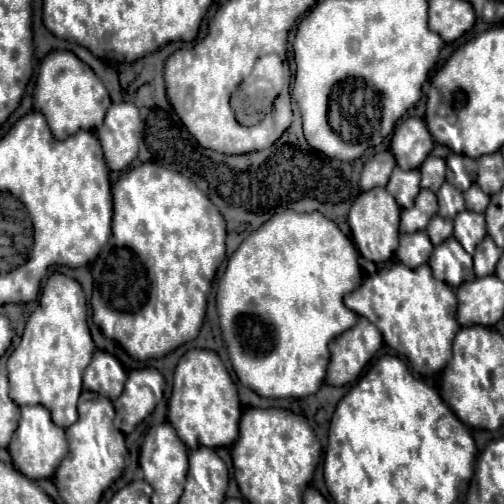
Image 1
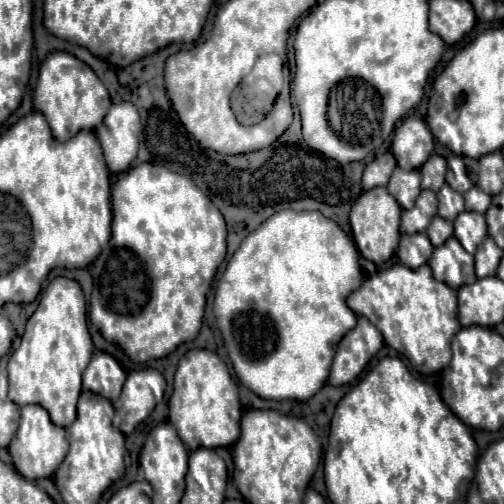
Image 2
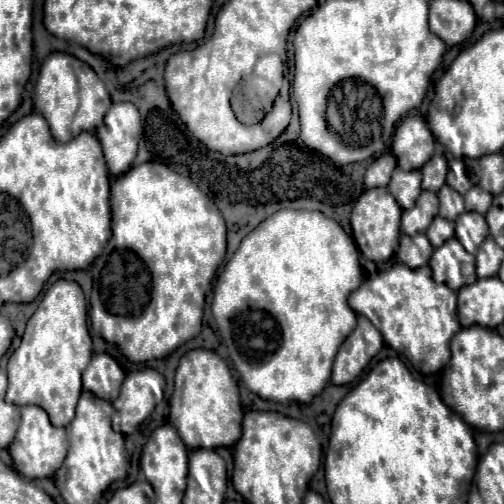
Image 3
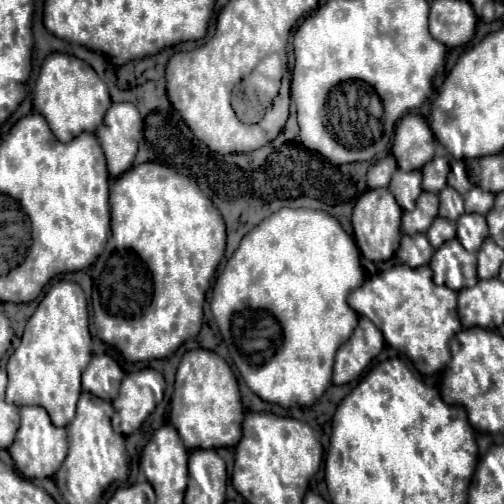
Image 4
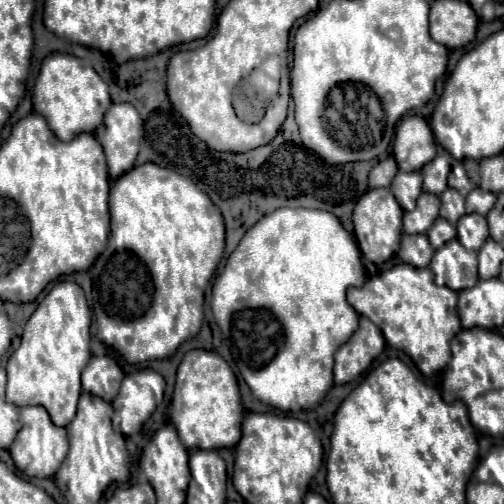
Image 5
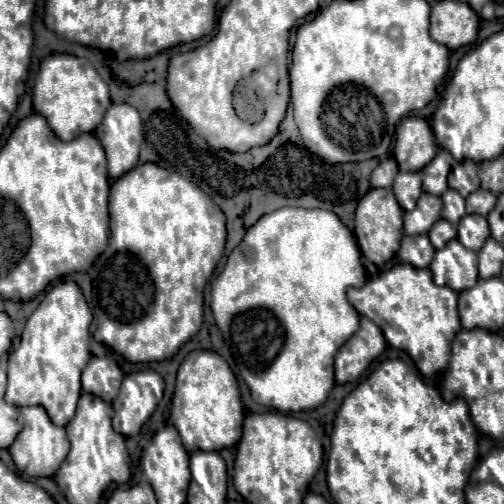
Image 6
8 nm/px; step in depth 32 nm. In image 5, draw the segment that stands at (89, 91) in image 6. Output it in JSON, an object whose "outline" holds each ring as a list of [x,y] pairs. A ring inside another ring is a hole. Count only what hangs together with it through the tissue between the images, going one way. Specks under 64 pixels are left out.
{"outline":[[[50,54],[44,58],[40,74],[34,84],[34,112],[48,120],[52,132],[62,140],[70,142],[82,132],[94,132],[110,108],[110,94],[106,82],[96,74],[92,64],[72,54]]]}

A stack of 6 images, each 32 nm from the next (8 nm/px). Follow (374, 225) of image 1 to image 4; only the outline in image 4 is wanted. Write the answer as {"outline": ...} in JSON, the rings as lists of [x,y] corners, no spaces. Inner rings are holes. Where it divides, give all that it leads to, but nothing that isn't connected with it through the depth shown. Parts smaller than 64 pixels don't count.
{"outline":[[[374,188],[364,192],[364,196],[360,196],[352,212],[352,228],[354,228],[356,244],[364,258],[372,262],[386,262],[394,256],[400,240],[400,216],[402,216],[402,208],[396,204],[388,188]]]}

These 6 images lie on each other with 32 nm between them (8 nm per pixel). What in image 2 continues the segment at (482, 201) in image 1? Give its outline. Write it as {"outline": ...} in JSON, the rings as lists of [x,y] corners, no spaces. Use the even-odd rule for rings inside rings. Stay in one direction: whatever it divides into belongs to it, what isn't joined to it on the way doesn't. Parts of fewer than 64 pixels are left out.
{"outline":[[[472,186],[464,194],[464,200],[466,200],[466,210],[474,210],[474,212],[484,214],[488,210],[488,204],[490,204],[492,196],[488,196],[486,192],[482,192],[478,186]]]}

